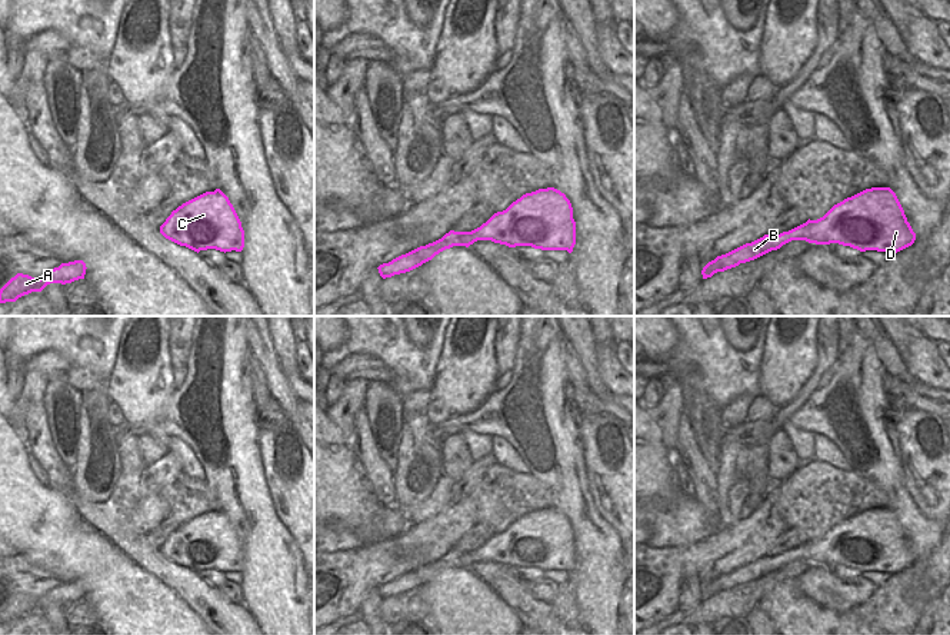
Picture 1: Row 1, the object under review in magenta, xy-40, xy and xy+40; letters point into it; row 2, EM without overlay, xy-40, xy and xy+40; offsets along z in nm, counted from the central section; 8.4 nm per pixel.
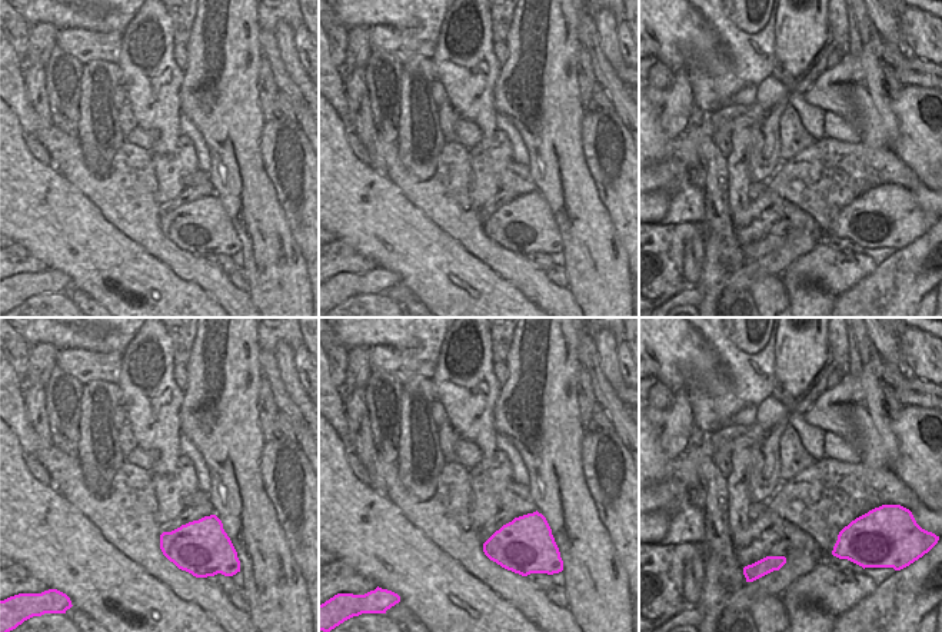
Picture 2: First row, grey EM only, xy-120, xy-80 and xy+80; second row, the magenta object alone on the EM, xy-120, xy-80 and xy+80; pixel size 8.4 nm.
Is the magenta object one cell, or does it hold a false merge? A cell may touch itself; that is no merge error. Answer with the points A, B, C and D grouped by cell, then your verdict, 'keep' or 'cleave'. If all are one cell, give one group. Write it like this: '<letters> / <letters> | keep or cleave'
A B C D | keep

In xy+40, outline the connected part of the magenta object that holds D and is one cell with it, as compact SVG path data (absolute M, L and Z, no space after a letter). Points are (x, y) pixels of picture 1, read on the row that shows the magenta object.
M890 187L866 189L834 205L823 217L780 235L764 235L726 255L709 262L703 279L717 272L754 260L791 240L806 240L816 245L839 243L860 252L877 250L894 255L916 240L904 210Z

